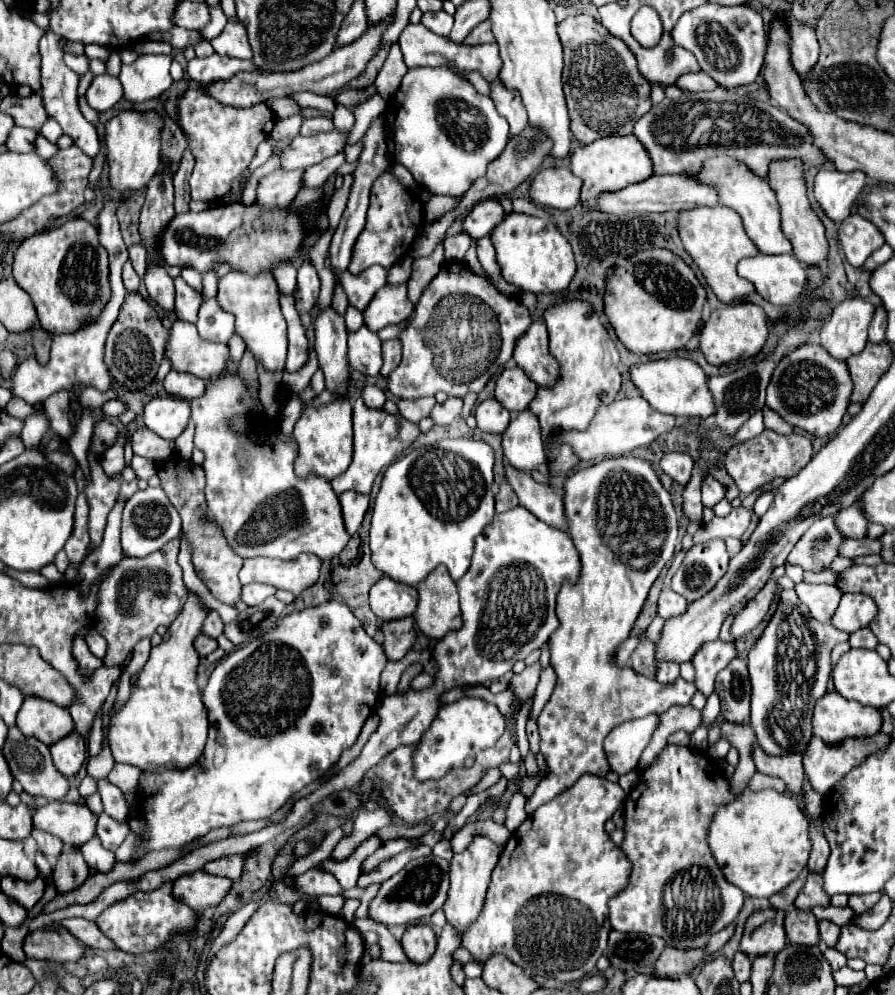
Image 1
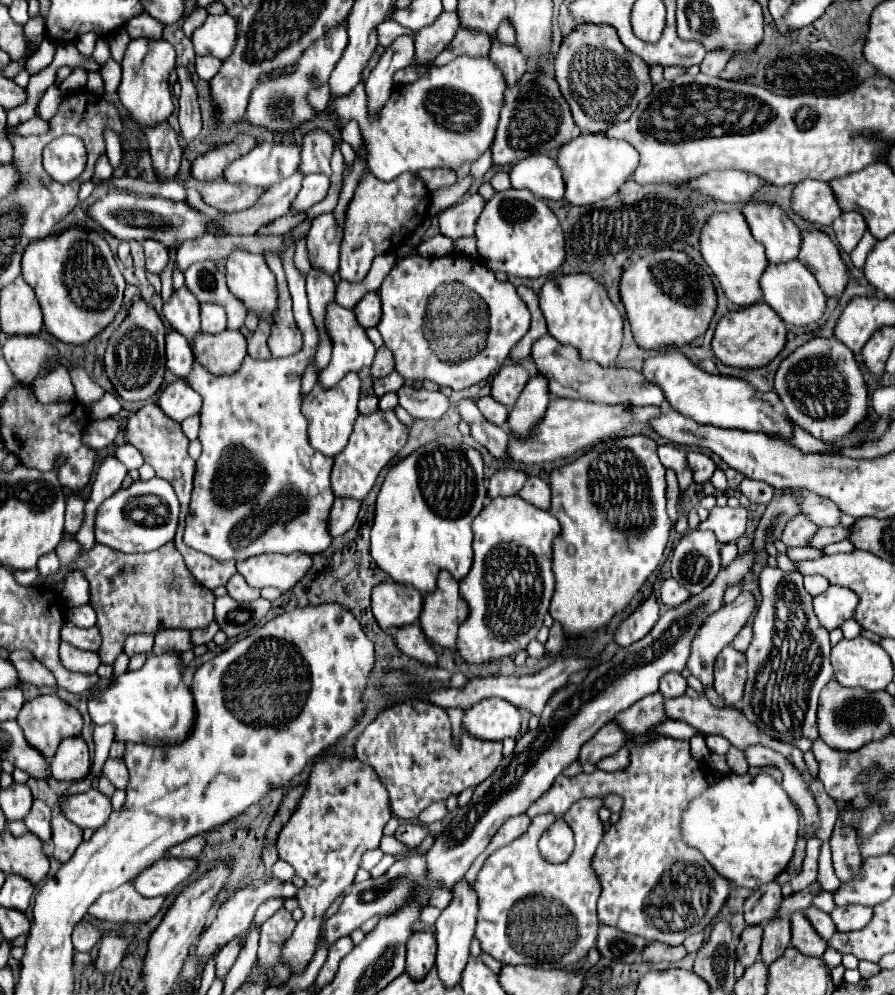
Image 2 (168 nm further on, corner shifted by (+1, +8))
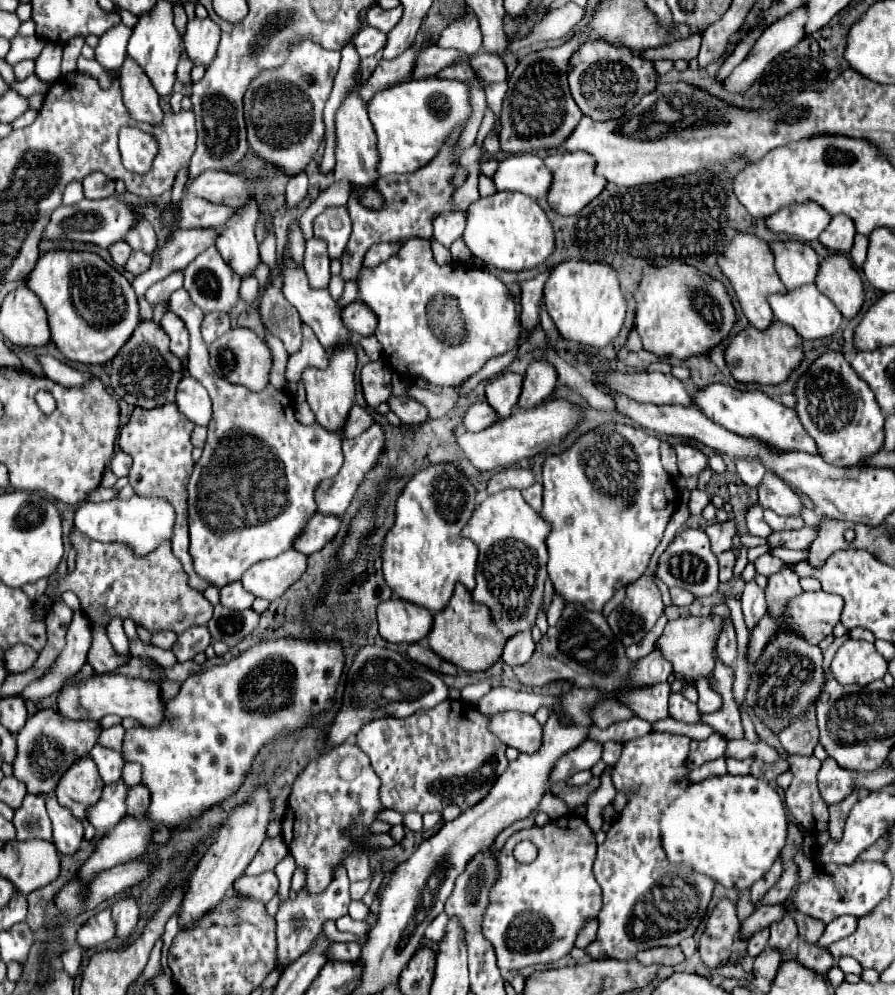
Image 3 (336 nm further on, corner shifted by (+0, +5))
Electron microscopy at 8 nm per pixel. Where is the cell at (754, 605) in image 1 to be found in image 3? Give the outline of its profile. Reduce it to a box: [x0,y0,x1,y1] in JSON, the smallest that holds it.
[656,615,724,681]

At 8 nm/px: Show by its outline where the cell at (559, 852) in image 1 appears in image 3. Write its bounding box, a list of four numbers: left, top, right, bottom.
[482,813,602,971]

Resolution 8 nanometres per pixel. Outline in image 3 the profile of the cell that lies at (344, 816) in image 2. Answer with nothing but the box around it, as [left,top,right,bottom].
[282,739,384,895]

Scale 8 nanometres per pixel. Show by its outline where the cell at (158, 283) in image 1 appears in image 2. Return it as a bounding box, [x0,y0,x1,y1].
[141,240,167,274]

